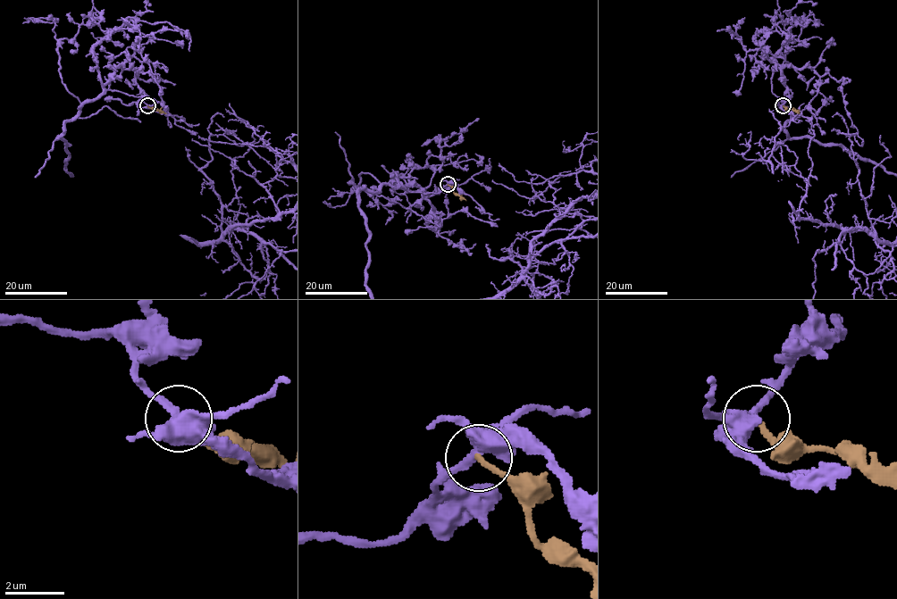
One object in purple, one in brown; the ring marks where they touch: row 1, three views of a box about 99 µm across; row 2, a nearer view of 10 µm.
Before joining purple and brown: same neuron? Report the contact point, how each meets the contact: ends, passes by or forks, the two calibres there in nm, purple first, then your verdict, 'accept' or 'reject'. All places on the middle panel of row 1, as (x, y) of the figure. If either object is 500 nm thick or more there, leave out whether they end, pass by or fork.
(448, 184) | purple forks | brown ends | 480/170 nm | reject

